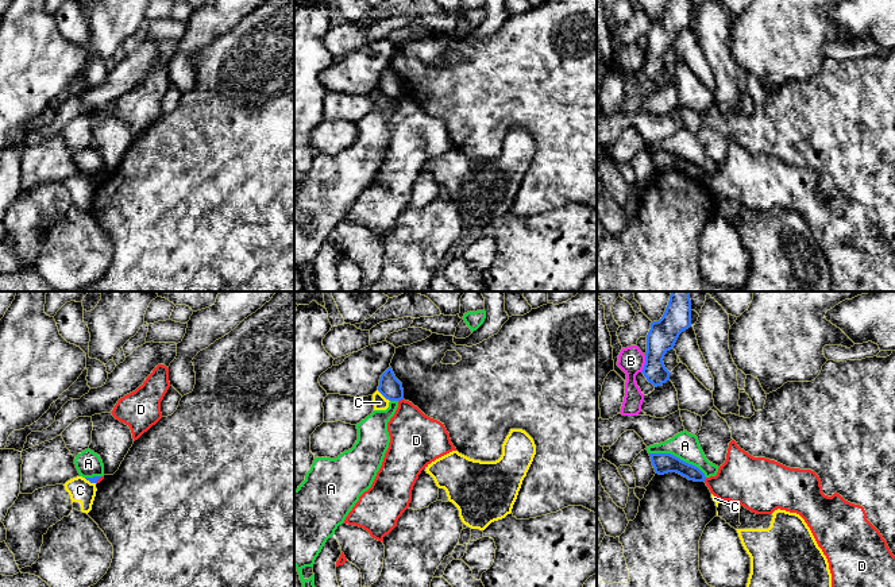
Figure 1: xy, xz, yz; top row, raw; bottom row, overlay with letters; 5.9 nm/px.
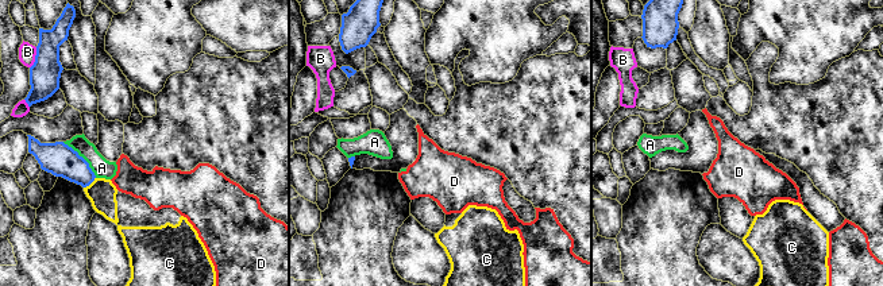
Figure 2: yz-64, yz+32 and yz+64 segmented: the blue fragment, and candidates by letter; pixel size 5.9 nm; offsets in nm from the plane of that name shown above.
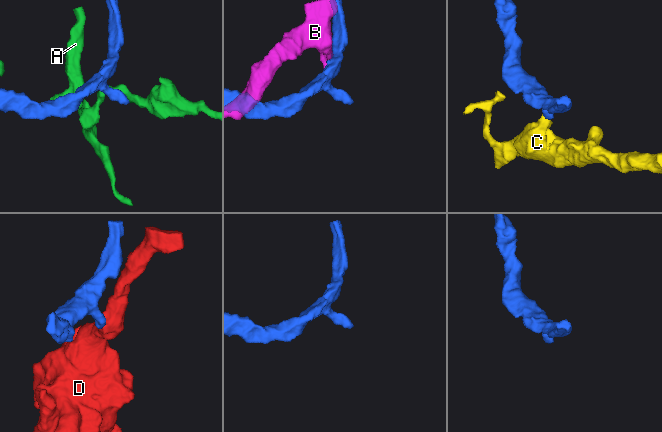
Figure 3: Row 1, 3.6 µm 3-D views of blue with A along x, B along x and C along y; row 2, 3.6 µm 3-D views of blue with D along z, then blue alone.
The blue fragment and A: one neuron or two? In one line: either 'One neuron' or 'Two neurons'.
Two neurons

